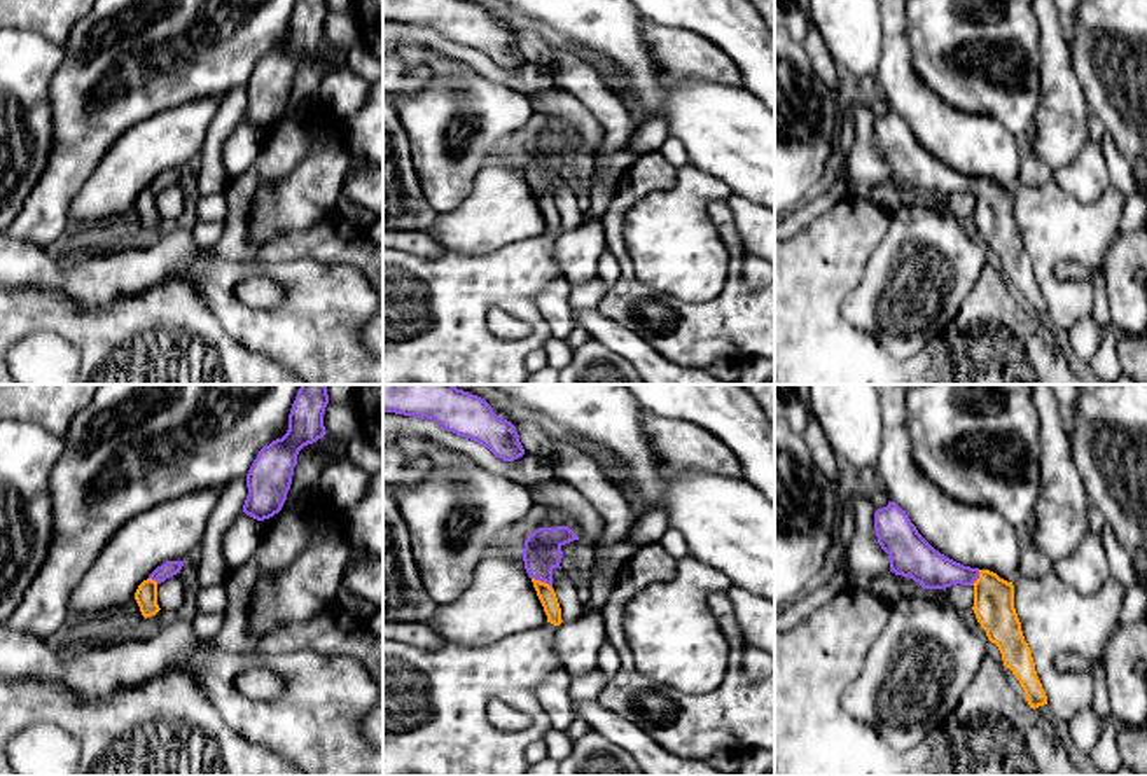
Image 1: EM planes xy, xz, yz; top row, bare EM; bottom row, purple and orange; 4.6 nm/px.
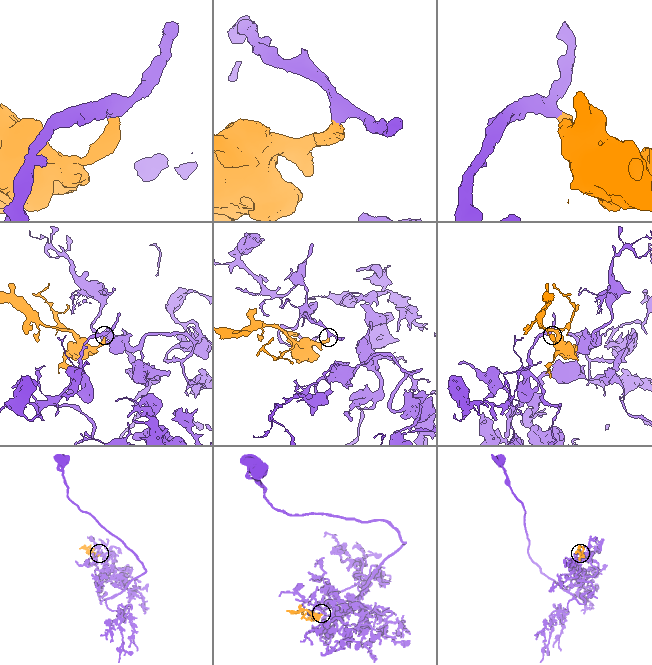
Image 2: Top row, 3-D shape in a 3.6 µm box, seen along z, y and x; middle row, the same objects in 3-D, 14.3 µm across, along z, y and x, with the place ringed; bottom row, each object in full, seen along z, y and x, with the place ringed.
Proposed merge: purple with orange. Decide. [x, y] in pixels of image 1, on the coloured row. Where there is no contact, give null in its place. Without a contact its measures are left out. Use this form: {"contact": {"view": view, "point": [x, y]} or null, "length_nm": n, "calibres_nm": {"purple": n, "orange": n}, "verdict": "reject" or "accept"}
{"contact": {"view": "xz", "point": [542, 581]}, "length_nm": 110, "calibres_nm": {"purple": 180, "orange": 80}, "verdict": "accept"}

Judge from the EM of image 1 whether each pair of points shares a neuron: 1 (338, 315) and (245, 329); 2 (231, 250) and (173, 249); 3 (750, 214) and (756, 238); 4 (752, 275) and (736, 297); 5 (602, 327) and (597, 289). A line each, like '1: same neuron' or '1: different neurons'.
1: same neuron
2: different neurons
3: same neuron
4: different neurons
5: different neurons

